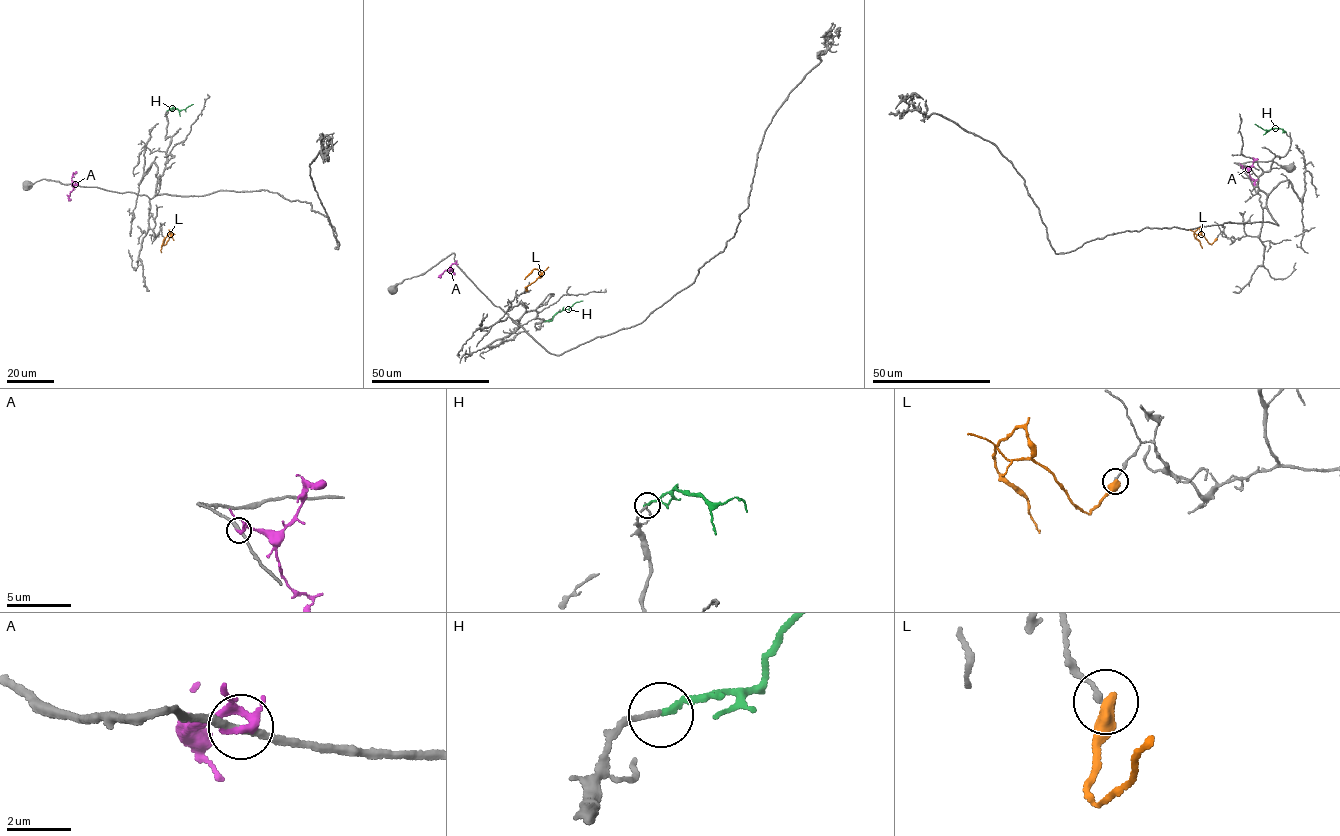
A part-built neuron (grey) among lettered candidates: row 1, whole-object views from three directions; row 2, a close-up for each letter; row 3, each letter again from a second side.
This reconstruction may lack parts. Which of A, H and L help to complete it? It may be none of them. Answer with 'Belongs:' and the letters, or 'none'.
Belongs: H

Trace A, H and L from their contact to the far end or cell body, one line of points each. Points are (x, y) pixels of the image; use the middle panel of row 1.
A: (456, 263), (438, 277)
H: (545, 321), (582, 301)
L: (527, 289), (525, 288), (541, 273), (534, 269), (525, 279)

